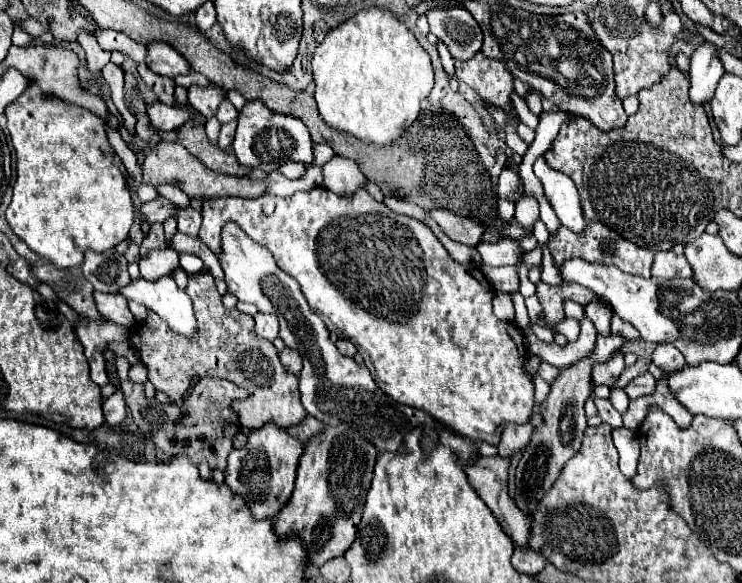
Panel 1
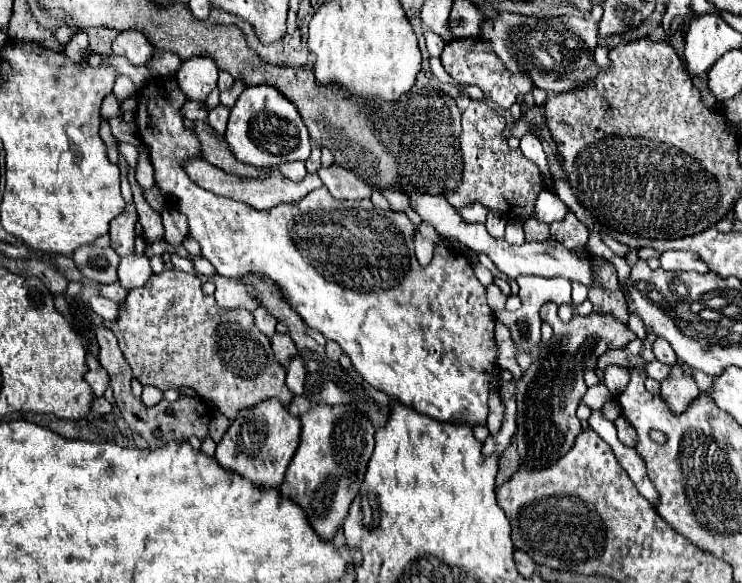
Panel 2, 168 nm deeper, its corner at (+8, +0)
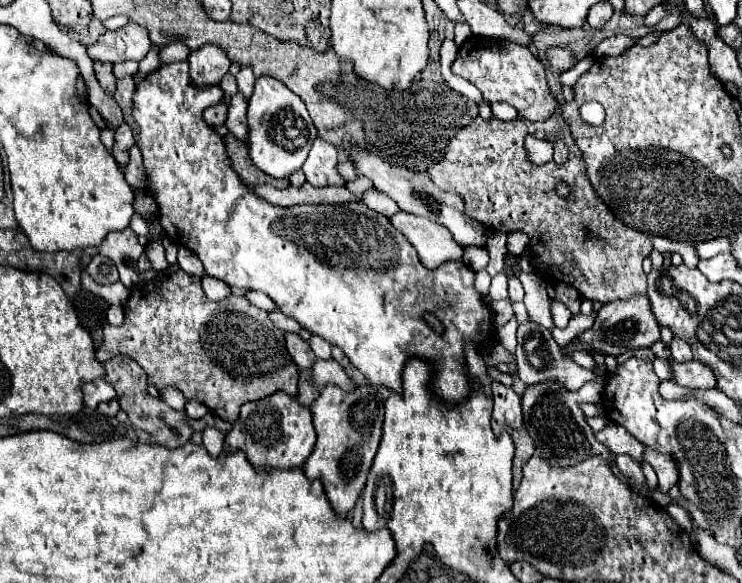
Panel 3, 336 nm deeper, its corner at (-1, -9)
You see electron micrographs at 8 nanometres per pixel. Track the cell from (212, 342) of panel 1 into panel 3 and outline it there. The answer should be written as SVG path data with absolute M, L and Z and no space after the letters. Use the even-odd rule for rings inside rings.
M177 270L171 276L167 274L163 278L151 280L149 284L139 282L139 286L133 286L123 310L125 320L119 328L103 328L103 344L95 352L101 364L117 354L129 356L145 370L147 382L151 386L175 386L187 400L199 400L227 422L233 422L239 416L243 404L255 402L257 398L267 398L279 390L287 392L289 396L297 396L299 370L285 350L283 332L271 324L265 310L251 306L243 296L231 294L225 300L211 302L203 294L199 278Z

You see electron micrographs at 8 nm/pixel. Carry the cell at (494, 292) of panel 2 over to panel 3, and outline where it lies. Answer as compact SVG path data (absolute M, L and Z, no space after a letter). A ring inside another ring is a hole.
M499 272L493 280L491 280L491 290L489 290L491 300L507 300L509 292L507 292L507 276L505 272Z

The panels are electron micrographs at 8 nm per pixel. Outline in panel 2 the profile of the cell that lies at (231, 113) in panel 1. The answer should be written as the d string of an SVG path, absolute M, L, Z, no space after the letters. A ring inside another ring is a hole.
M234 81L232 89L228 89L228 91L222 91L222 93L220 93L220 103L222 103L222 105L226 105L226 107L232 107L232 105L234 105L234 101L238 99L238 95L240 95L240 91L242 91L244 87L246 87L246 85L244 85L242 81Z

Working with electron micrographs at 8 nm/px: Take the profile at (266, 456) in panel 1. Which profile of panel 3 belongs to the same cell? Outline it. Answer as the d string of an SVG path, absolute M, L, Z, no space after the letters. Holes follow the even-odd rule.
M275 392L269 398L245 404L233 424L233 430L225 438L225 452L245 452L247 460L257 472L267 472L273 468L299 468L313 452L313 446L315 428L311 422L311 412L285 392Z

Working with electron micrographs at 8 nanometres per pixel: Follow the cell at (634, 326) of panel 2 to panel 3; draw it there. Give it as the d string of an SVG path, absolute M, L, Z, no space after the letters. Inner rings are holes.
M671 360L671 372L673 372L673 382L683 388L705 390L705 388L715 388L717 384L713 372L697 360L683 362L683 364L677 364Z

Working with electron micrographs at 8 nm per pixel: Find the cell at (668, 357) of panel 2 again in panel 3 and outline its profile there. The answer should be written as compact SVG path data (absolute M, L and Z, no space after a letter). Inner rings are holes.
M673 338L671 344L669 344L669 348L671 348L671 358L673 358L675 362L689 362L689 360L693 360L691 348L689 348L683 340Z

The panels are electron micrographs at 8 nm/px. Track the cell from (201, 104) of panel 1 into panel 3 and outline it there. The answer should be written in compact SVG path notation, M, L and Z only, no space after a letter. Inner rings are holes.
M211 44L191 52L187 62L191 66L191 72L189 72L191 80L197 88L219 84L231 66L231 62L227 60L227 54L221 48L211 46Z

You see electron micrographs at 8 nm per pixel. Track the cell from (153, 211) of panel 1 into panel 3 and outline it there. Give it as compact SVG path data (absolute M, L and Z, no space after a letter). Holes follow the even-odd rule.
M125 228L121 232L111 232L107 234L105 242L101 244L101 254L111 258L119 270L121 282L127 288L133 288L139 282L139 272L137 272L137 260L143 254L143 246L137 240L137 234L131 228Z

